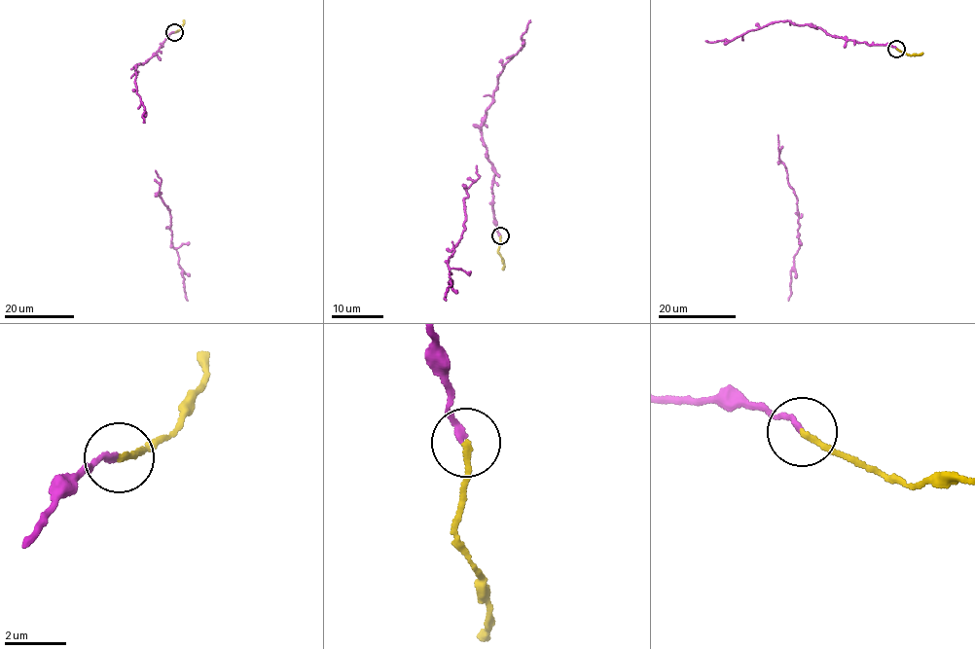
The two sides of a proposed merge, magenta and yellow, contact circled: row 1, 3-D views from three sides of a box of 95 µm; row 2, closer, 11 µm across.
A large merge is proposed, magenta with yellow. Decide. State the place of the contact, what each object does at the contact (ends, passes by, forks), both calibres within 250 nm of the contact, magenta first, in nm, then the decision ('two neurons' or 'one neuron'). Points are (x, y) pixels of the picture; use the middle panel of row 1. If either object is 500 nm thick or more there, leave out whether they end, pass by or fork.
at (500, 235); magenta ends there; yellow ends there; 180 nm thick on the magenta side, 190 nm on the other; one neuron

